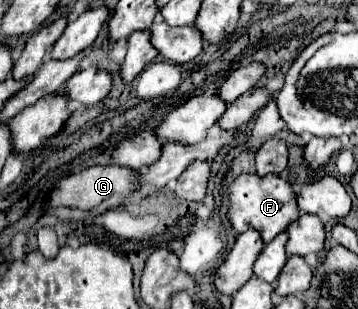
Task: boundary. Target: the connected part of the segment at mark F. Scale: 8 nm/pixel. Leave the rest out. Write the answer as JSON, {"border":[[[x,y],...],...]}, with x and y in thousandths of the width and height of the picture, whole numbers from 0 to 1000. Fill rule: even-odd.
{"border":[[[670,563],[637,608],[637,718],[654,731],[659,751],[687,751],[693,738],[709,738],[726,751],[737,783],[754,783],[765,764],[793,751],[810,718],[832,706],[832,667],[827,641],[816,621],[816,602],[804,583],[749,563],[749,570],[721,570],[721,563]]]}

